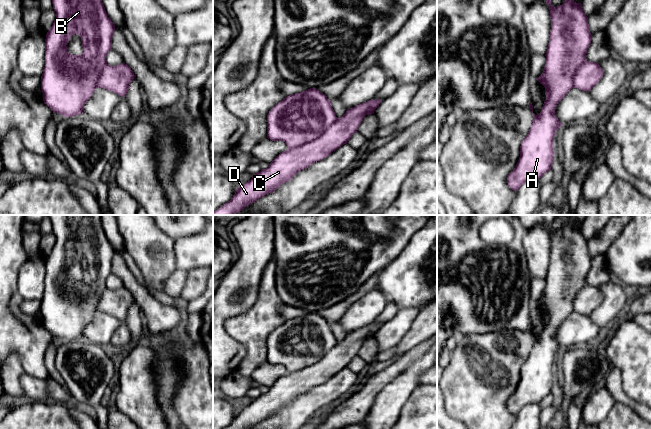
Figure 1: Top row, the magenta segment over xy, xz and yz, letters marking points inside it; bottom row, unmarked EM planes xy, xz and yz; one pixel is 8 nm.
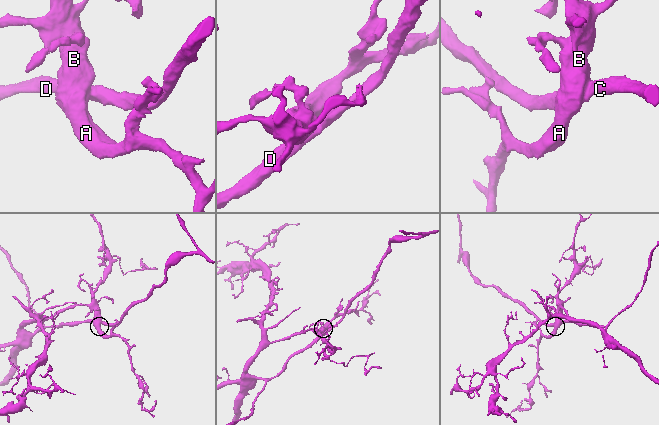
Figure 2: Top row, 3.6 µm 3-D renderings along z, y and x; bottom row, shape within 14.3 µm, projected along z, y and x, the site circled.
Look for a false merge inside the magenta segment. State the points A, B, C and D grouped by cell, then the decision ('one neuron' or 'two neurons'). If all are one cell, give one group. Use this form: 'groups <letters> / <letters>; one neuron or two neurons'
groups A B C D; one neuron

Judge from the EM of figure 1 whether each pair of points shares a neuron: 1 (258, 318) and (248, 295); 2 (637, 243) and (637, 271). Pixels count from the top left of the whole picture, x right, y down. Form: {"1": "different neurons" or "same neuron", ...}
{"1": "different neurons", "2": "same neuron"}

